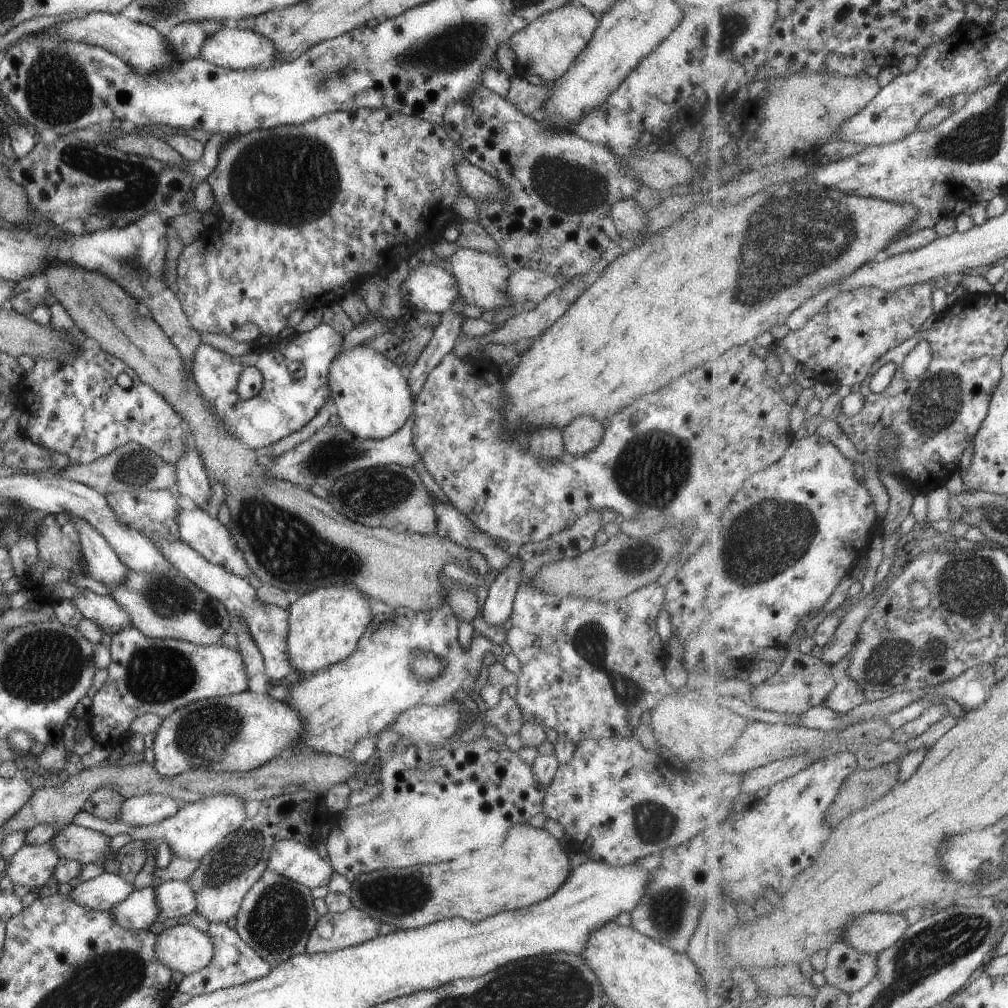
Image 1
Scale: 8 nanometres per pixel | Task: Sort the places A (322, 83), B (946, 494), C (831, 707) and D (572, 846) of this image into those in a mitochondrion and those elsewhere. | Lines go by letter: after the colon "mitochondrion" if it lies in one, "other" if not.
A: mitochondrion
B: other
C: other
D: other

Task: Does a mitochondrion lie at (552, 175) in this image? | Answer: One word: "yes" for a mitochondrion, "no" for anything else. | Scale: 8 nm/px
yes

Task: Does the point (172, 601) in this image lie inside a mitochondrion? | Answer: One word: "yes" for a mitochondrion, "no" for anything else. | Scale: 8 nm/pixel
yes

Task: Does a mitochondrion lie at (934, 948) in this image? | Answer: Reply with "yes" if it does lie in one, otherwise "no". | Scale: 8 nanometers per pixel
yes

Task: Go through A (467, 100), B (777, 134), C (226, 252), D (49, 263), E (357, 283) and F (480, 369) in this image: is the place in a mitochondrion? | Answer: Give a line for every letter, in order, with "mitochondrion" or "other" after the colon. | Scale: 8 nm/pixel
A: other
B: other
C: other
D: other
E: other
F: other

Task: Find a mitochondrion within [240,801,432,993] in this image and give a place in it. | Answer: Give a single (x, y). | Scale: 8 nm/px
(278, 919)

